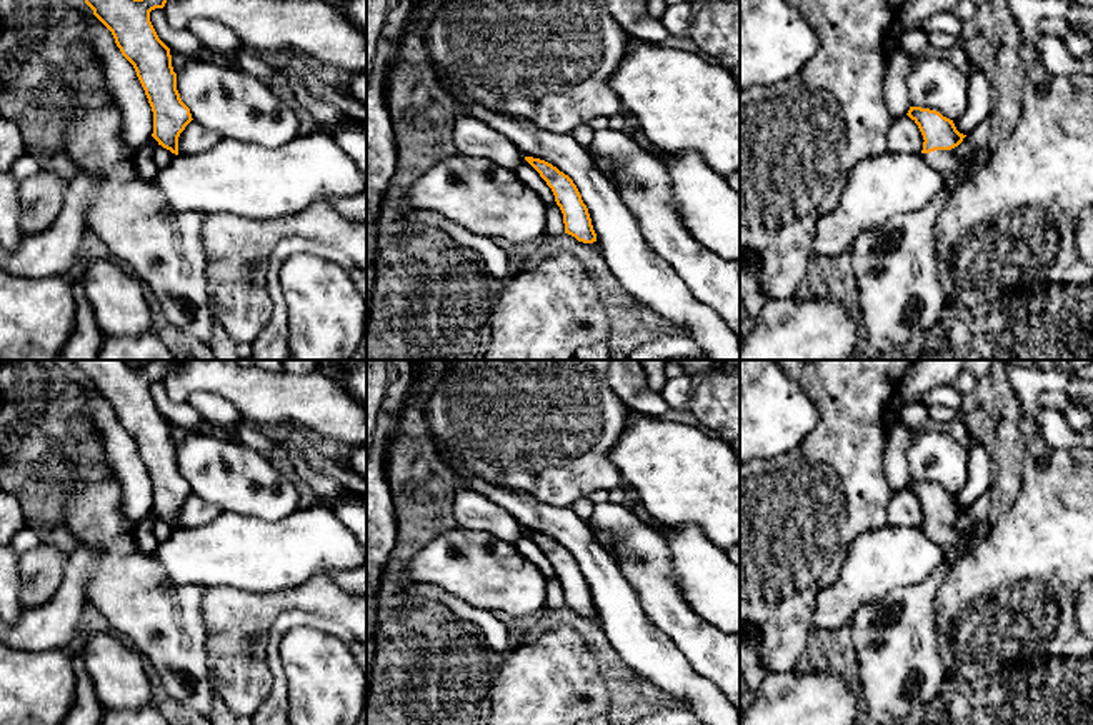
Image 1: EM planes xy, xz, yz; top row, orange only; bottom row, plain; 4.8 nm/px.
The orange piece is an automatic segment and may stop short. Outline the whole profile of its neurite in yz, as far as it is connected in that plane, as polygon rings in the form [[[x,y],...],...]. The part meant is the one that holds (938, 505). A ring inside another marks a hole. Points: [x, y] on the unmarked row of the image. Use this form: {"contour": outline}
{"contour": [[[910,480],[906,488],[918,498],[923,508],[921,528],[925,533],[938,543],[946,555],[961,553],[970,545],[971,533],[976,528],[973,527],[966,533],[960,533],[955,528],[955,522],[966,508],[960,507],[953,493],[936,483]]]}

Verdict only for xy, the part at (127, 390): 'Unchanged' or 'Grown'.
Unchanged

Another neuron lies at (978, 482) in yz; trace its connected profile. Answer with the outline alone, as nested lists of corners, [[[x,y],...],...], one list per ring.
[[[973,442],[968,447],[968,482],[953,497],[960,507],[966,508],[978,497],[981,497],[990,488],[990,485],[991,485],[990,457],[978,442]]]

